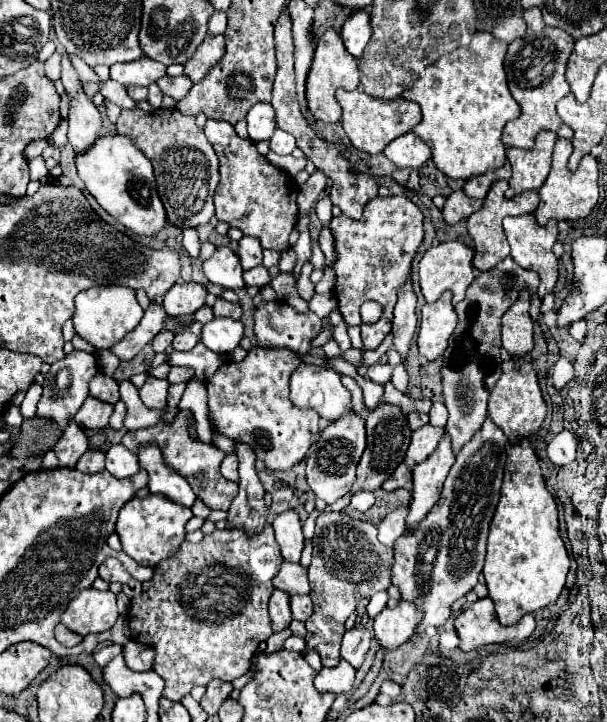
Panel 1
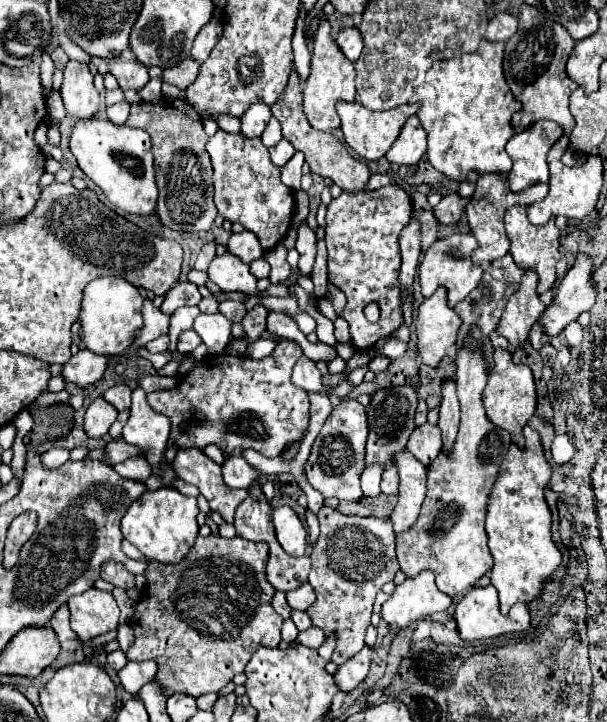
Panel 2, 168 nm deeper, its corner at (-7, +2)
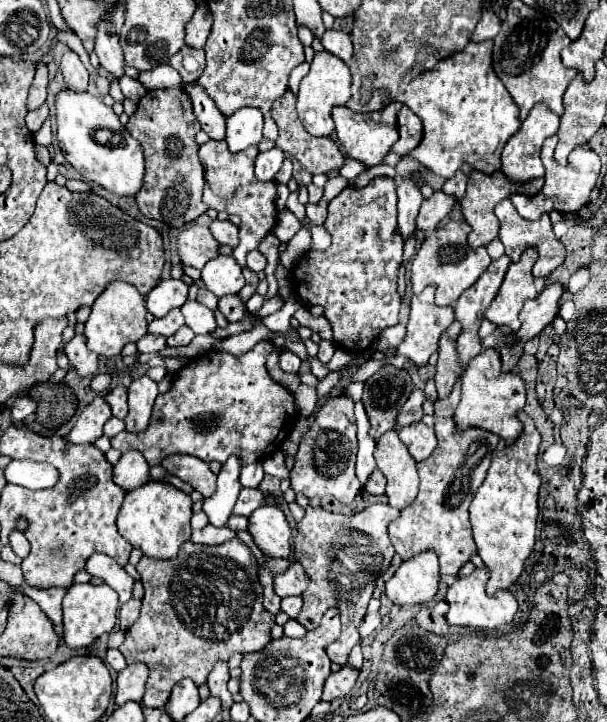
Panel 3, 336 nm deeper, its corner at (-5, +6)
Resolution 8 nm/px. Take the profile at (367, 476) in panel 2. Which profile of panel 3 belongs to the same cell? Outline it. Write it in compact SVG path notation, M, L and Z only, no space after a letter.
M358 401L354 407L356 425L358 425L358 463L356 463L356 475L364 483L368 481L368 473L376 467L374 463L374 439L370 437L370 421L366 417L366 411L362 403Z

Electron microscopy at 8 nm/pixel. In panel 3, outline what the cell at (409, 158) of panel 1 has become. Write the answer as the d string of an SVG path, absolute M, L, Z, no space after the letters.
M406 105L400 107L398 111L398 133L400 133L400 139L398 143L394 143L392 151L394 153L400 153L400 155L406 155L410 153L422 139L422 121L418 115L414 115Z

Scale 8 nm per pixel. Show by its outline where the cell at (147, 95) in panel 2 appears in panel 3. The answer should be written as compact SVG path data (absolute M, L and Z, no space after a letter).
M122 77L118 83L120 83L120 89L122 89L122 93L124 93L126 99L140 101L140 97L144 97L144 93L146 93L144 85L138 83L138 81L132 79L132 77Z

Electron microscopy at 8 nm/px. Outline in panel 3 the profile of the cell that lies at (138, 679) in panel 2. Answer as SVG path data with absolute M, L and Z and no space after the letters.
M128 665L124 671L118 673L116 679L116 705L124 705L126 701L140 703L146 691L148 667L146 665Z

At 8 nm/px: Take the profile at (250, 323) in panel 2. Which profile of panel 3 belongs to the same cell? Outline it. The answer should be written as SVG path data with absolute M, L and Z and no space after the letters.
M208 141L200 147L198 157L200 163L204 165L204 193L202 193L202 201L208 207L214 207L216 211L224 211L228 215L238 215L242 219L240 223L240 243L234 249L234 259L242 268L242 273L246 284L240 290L238 295L246 303L246 301L256 293L259 283L257 273L249 270L246 266L246 253L250 249L258 249L262 237L266 237L266 233L272 231L272 227L276 225L276 207L274 207L274 195L276 195L276 183L272 185L260 185L260 181L256 181L256 177L252 177L252 165L254 159L258 155L256 147L248 147L242 153L230 153L228 145L224 145L224 141Z

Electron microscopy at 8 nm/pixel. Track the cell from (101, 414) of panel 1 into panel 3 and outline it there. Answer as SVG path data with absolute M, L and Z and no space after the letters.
M96 397L78 417L74 429L66 437L72 443L94 443L98 437L102 437L104 423L112 417L108 403L102 397Z

